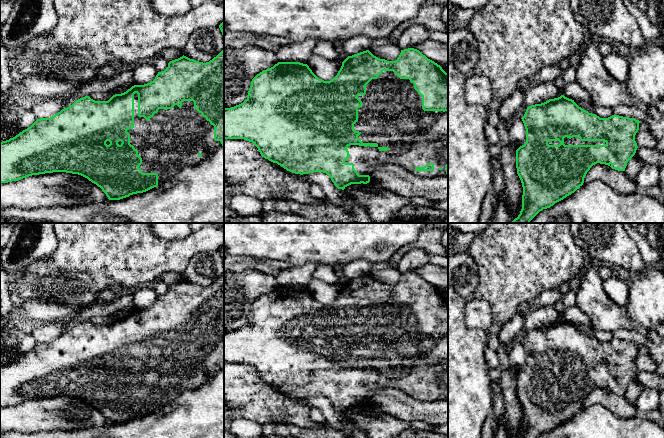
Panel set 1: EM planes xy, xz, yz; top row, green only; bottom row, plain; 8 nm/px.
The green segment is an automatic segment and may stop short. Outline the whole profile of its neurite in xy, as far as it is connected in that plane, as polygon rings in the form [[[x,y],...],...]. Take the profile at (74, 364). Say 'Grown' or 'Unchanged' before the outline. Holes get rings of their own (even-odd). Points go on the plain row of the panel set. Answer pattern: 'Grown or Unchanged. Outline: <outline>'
Grown. Outline: [[[224,272],[216,281],[214,281],[212,284],[206,287],[199,286],[194,283],[190,283],[184,279],[178,283],[172,284],[168,287],[168,291],[164,295],[158,296],[155,303],[150,307],[144,309],[134,309],[124,317],[113,319],[108,325],[95,325],[91,323],[89,320],[85,320],[83,322],[76,324],[72,329],[62,333],[60,336],[58,336],[57,338],[55,338],[50,342],[37,343],[30,351],[23,354],[15,361],[0,366],[0,408],[12,406],[12,405],[18,405],[32,399],[39,399],[39,398],[53,397],[53,396],[66,396],[66,397],[78,398],[87,402],[89,405],[100,411],[109,424],[120,424],[129,421],[130,419],[133,418],[146,416],[157,410],[163,410],[169,408],[179,395],[181,395],[183,392],[186,391],[198,389],[203,383],[212,379],[214,374],[220,371],[221,369],[224,370]]]

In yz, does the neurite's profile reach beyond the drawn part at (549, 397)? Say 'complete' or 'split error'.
split error

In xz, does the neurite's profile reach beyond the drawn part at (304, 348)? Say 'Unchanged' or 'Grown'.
Grown

